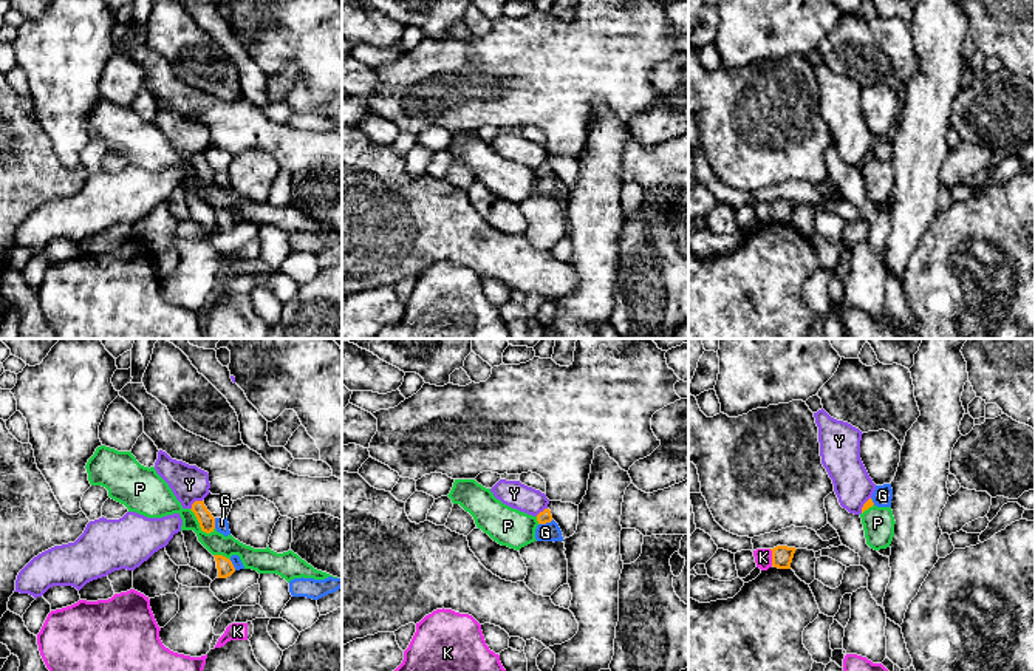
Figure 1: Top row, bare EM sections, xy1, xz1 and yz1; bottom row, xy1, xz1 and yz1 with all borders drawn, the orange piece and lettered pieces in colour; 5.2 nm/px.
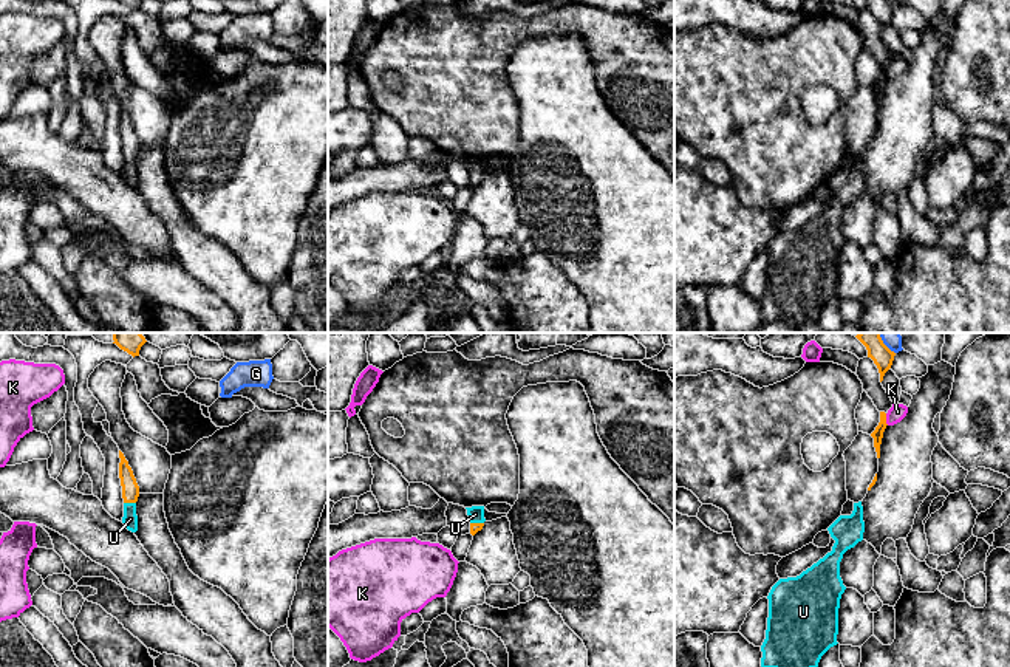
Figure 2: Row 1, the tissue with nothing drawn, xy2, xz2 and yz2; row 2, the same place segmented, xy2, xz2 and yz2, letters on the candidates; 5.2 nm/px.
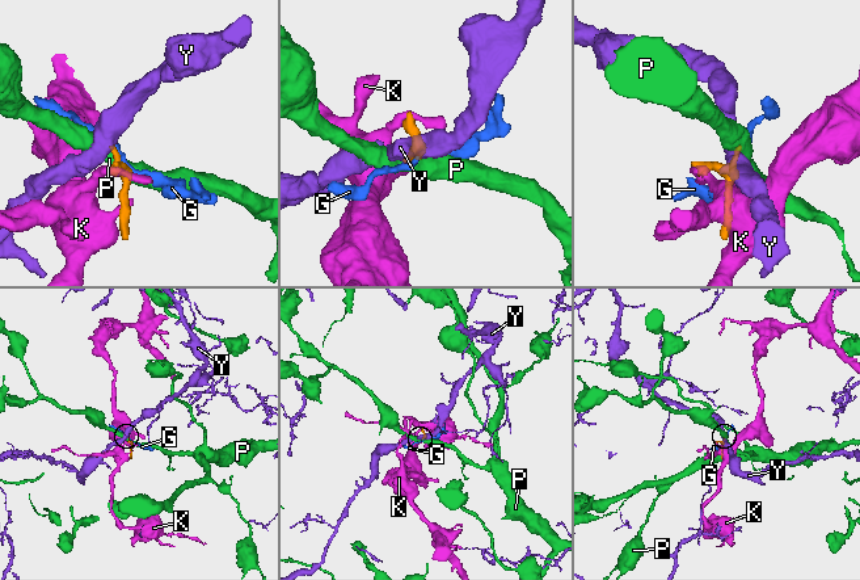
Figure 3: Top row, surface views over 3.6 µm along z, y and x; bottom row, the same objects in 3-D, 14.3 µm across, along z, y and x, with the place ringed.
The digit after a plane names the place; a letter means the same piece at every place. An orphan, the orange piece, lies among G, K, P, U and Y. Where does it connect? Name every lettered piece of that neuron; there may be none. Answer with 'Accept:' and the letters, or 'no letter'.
Accept: U

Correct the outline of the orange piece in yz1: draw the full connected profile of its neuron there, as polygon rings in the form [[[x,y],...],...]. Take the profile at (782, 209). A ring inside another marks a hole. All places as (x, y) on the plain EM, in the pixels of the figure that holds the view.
[[[777,199],[772,204],[772,220],[778,223],[791,223],[795,201]]]

